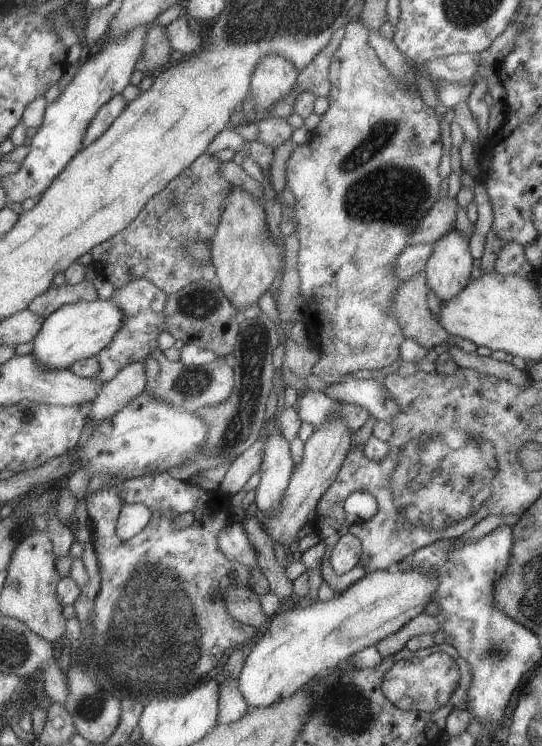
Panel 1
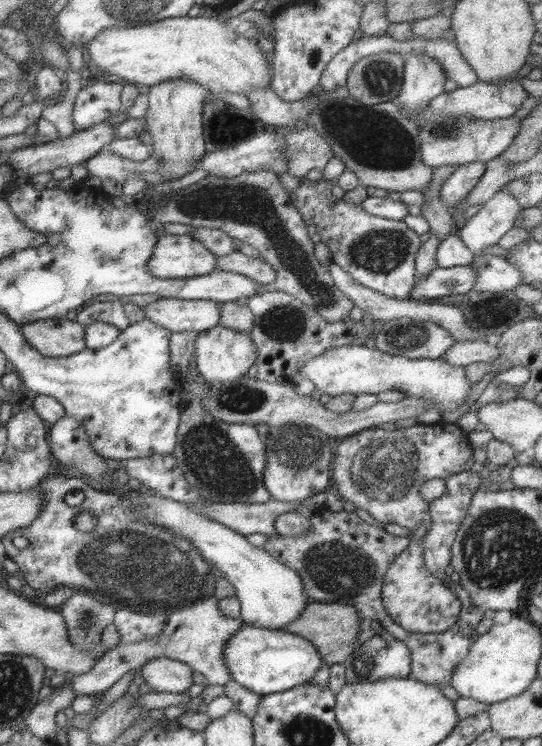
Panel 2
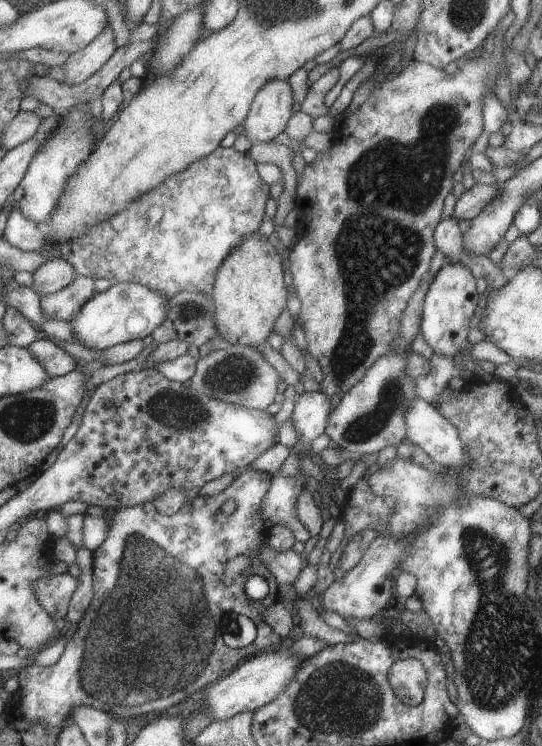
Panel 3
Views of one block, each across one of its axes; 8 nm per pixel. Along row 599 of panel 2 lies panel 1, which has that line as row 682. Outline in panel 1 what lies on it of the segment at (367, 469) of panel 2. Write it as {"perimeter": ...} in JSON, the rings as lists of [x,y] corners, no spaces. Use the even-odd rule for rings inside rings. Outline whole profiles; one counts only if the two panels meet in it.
{"perimeter":[[[433,653],[423,658],[398,660],[383,675],[380,684],[385,698],[402,711],[434,713],[437,708],[445,706],[451,694],[461,687],[460,672],[455,661],[445,653]]]}

